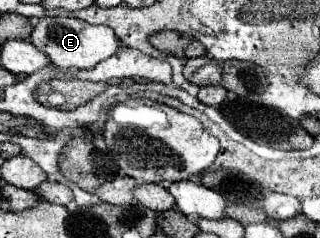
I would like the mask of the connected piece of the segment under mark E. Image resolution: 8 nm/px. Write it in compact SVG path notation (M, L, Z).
M42 17L30 35L30 43L34 43L42 53L50 57L50 61L62 69L76 67L76 69L90 69L102 59L112 57L120 47L120 39L110 27L104 25L90 25L76 17Z

